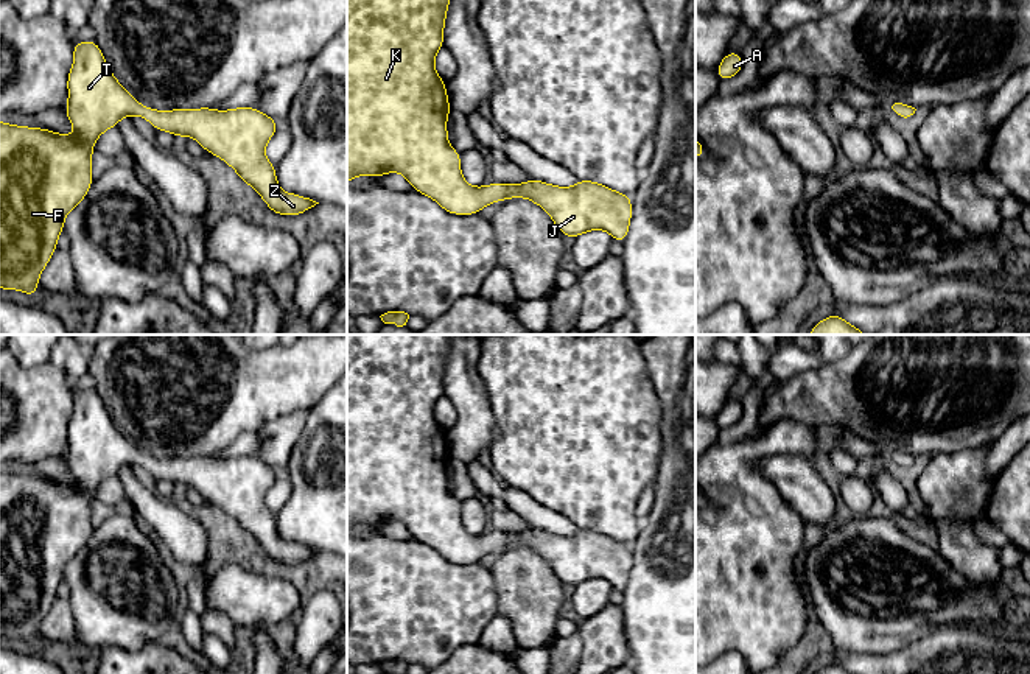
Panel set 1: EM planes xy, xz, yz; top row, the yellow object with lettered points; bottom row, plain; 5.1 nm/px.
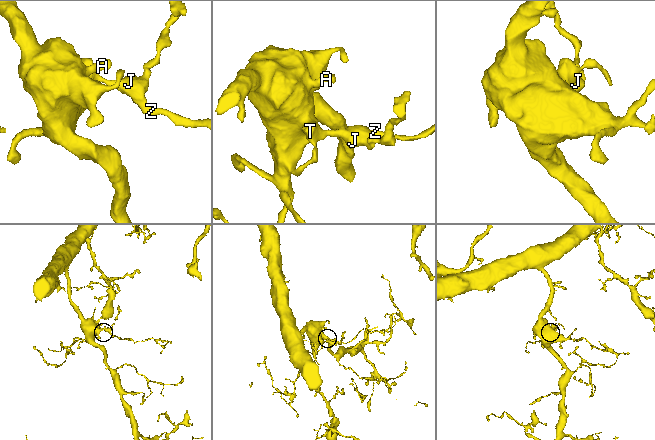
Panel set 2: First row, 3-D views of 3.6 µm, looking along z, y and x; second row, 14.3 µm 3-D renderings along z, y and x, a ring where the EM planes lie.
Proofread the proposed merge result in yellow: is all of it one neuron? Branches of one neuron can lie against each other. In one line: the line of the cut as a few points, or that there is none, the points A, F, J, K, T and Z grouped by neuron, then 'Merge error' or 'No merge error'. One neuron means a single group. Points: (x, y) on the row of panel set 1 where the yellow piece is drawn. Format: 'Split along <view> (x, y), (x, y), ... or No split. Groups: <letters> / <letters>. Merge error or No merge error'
No split. Groups: A F J K T Z. No merge error

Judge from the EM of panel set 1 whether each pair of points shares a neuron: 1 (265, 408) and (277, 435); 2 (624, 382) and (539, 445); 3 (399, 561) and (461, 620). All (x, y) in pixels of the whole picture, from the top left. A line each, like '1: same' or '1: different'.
1: different
2: same
3: same

